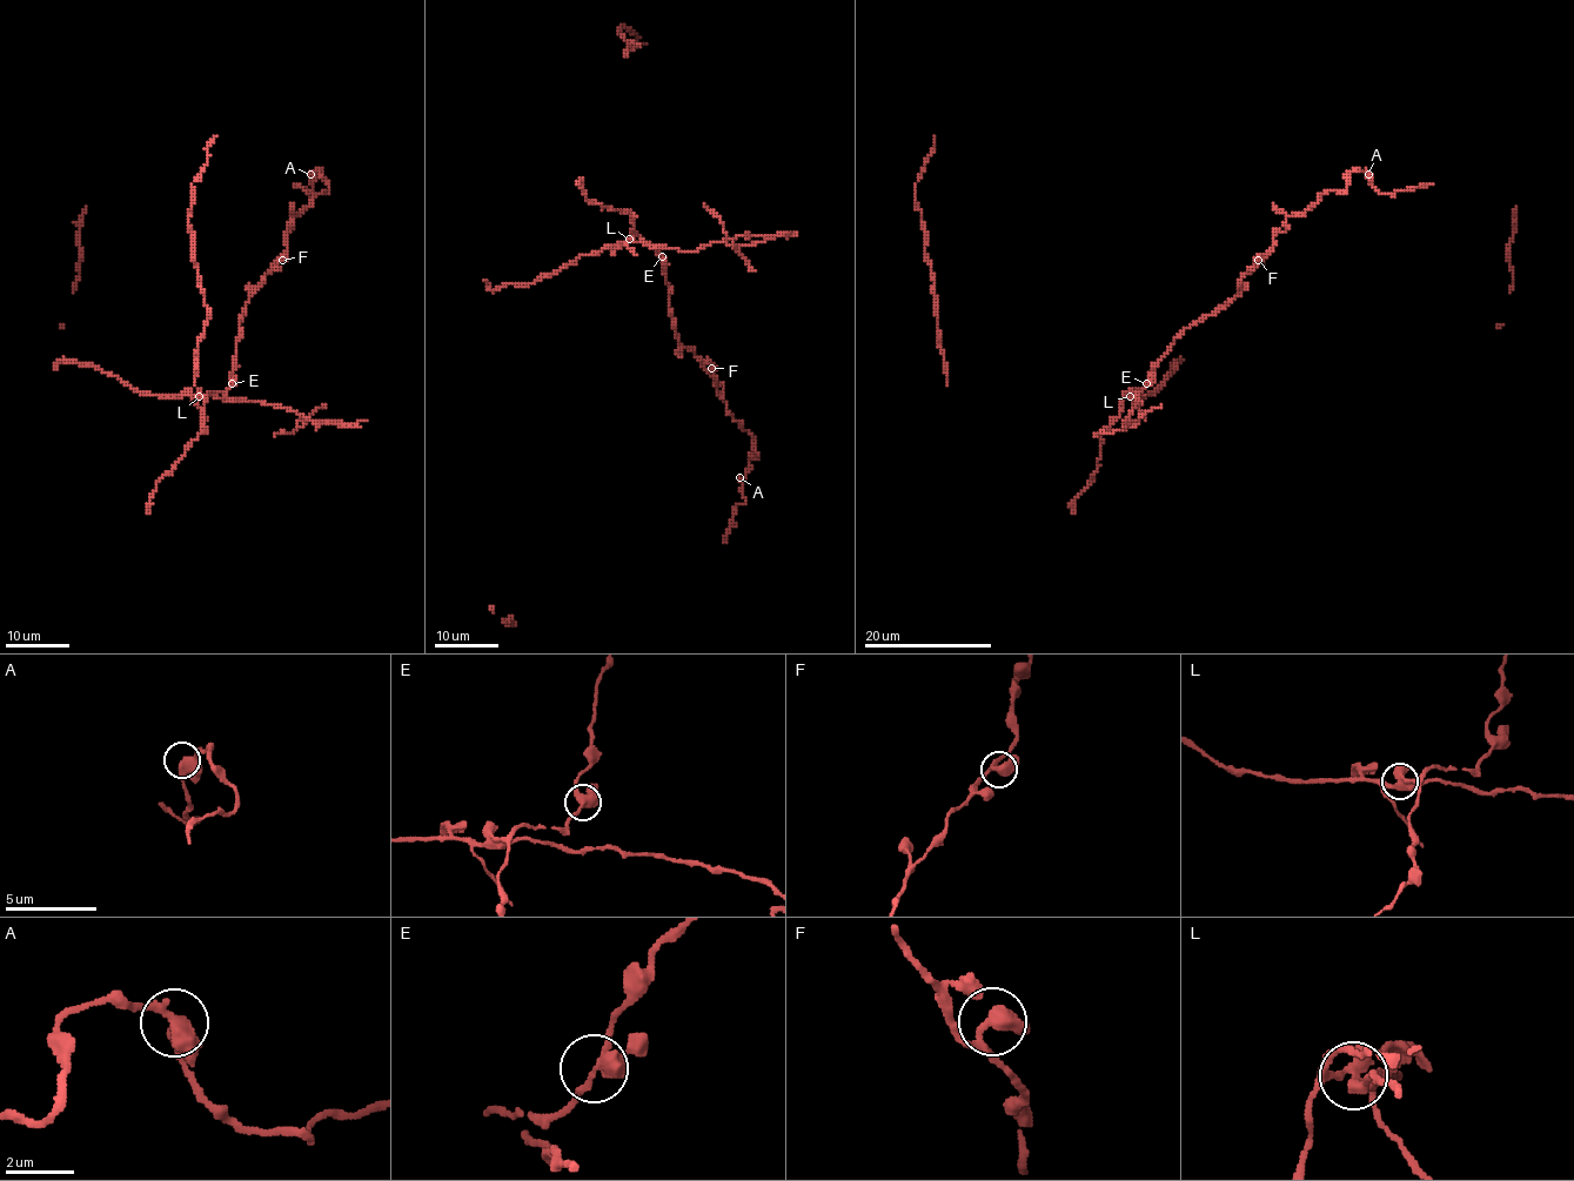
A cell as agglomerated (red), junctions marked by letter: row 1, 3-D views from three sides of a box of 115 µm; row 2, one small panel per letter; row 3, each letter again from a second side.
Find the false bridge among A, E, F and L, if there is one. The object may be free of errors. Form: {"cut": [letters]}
{"cut": ["L"]}

